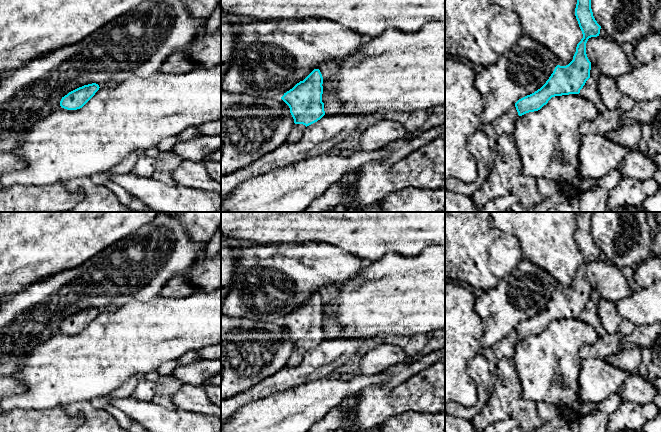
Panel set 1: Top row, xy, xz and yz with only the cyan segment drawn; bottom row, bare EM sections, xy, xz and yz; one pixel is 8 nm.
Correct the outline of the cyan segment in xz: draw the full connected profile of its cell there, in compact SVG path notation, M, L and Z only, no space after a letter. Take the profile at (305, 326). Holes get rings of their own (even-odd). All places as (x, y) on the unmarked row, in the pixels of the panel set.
M314 293L303 305L281 321L289 330L295 348L307 351L325 339L322 308L323 301L320 294Z

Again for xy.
M96 307L79 311L62 321L60 330L67 334L77 334L82 332L99 314Z

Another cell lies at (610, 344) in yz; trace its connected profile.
M619 331L614 334L606 334L599 338L594 344L581 348L581 359L600 358L606 359L609 355L613 355L621 348L621 341L624 335Z

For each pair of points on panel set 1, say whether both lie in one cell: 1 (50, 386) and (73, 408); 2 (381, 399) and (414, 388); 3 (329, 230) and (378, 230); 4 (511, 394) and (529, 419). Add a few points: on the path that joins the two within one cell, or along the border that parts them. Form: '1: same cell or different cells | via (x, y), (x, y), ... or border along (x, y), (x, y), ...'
1: different cells | border along (89, 400), (68, 403), (63, 406)
2: same cell | via (389, 399), (401, 399), (406, 396)
3: same cell | via (341, 227), (366, 227)
4: same cell | via (511, 400), (524, 413)

